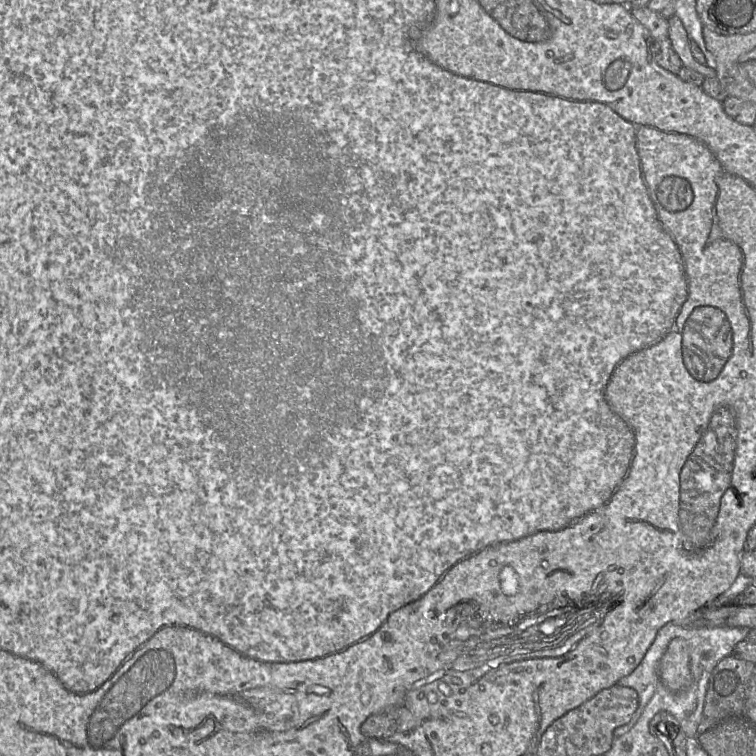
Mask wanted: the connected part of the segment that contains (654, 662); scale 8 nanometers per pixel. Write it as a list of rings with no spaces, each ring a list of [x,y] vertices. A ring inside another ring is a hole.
[[[670,625],[669,628],[664,629],[660,633],[648,656],[646,652],[642,661],[635,670],[628,676],[621,678],[616,683],[624,687],[633,688],[637,692],[638,707],[627,724],[614,730],[614,738],[624,735],[637,723],[645,706],[648,704],[655,692],[658,684],[658,665],[669,645],[669,642],[674,638],[682,637],[682,634],[686,633],[690,633],[690,627]]]

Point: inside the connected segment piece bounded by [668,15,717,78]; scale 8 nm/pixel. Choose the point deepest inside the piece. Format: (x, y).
(679, 38)

